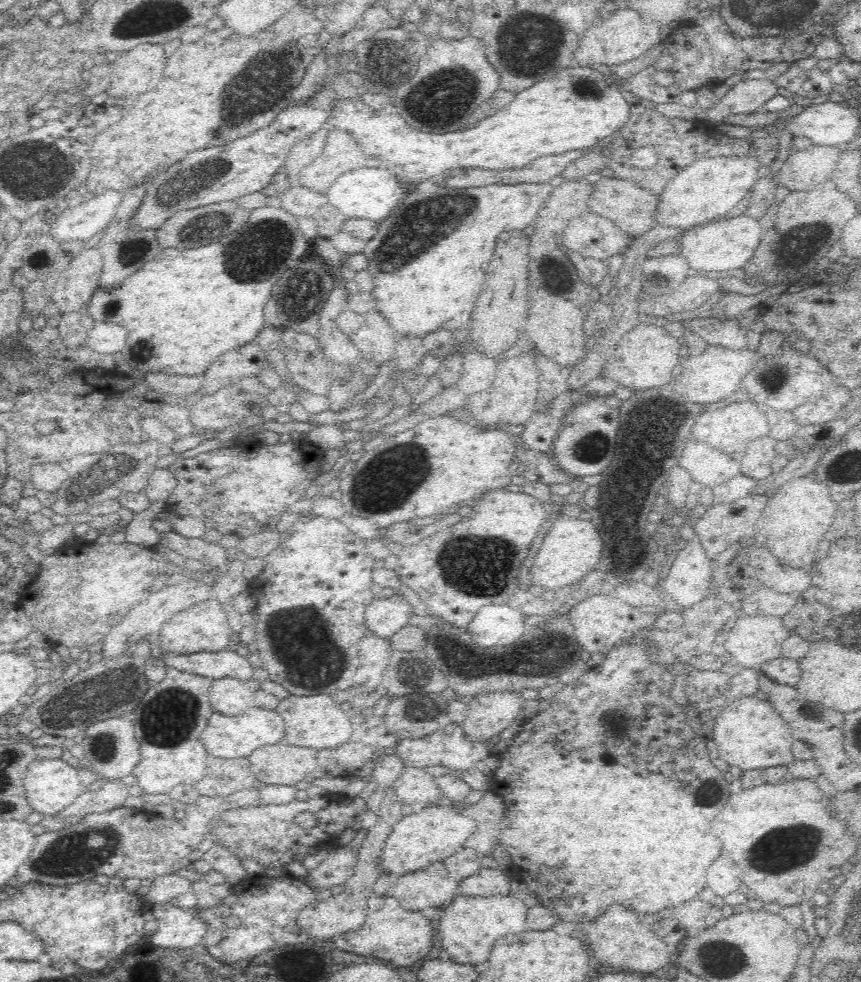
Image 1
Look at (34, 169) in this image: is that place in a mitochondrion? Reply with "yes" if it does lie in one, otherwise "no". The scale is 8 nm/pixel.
yes

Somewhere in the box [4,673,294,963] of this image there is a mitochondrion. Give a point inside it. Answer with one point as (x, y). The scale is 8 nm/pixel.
(80, 853)

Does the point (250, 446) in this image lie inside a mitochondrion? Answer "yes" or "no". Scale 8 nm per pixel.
no

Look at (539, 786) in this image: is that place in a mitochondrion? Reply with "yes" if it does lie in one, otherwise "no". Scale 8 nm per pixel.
no

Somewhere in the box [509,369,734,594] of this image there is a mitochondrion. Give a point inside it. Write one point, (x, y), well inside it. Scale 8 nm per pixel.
(658, 421)

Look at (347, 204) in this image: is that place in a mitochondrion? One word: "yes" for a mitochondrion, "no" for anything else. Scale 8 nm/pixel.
no

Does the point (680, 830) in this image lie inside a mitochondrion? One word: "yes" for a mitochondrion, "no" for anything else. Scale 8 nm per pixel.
no

